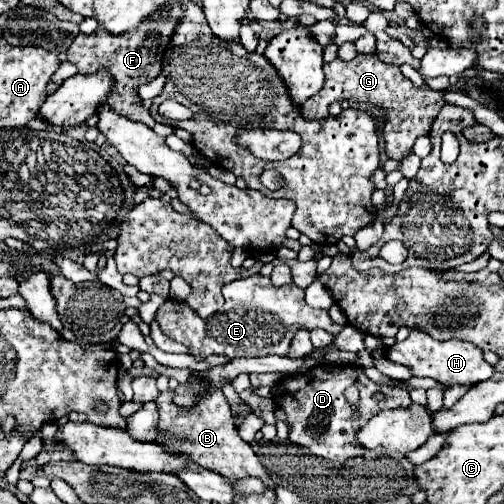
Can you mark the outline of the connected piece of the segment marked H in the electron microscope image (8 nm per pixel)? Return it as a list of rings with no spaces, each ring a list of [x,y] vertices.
[[[421,330],[411,332],[409,338],[403,342],[395,342],[393,350],[389,346],[385,350],[385,358],[393,360],[395,364],[407,366],[413,376],[433,378],[445,386],[455,386],[455,384],[473,386],[473,384],[489,380],[493,376],[493,366],[483,360],[483,352],[477,346],[473,346],[471,342],[461,342],[457,338],[441,342],[441,340],[435,340]]]

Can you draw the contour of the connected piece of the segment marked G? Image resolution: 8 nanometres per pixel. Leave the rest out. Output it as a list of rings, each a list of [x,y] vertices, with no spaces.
[[[357,54],[349,62],[335,58],[333,62],[325,64],[323,70],[325,70],[325,84],[313,98],[309,98],[301,106],[301,116],[305,120],[327,118],[329,104],[341,102],[341,100],[373,104],[373,106],[385,110],[385,122],[381,128],[383,136],[385,136],[385,152],[387,152],[387,158],[393,158],[397,162],[401,162],[405,156],[411,154],[413,142],[419,136],[429,134],[435,116],[447,104],[445,92],[437,92],[437,90],[431,90],[425,86],[415,86],[411,80],[407,80],[401,74],[399,66],[381,62],[377,58],[377,54]]]

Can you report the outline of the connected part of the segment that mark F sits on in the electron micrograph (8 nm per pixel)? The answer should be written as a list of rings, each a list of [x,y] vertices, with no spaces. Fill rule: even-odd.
[[[177,2],[169,4],[169,10],[161,10],[161,14],[153,14],[137,26],[137,30],[129,30],[129,34],[109,34],[103,26],[97,26],[93,34],[79,34],[67,50],[69,62],[77,66],[79,74],[95,74],[95,70],[109,70],[113,74],[113,90],[109,92],[107,104],[119,114],[139,120],[147,126],[155,126],[151,112],[143,108],[141,98],[137,94],[137,86],[153,82],[161,74],[161,58],[169,46],[169,38],[173,38],[173,30],[177,26],[177,18],[181,18],[181,6]]]

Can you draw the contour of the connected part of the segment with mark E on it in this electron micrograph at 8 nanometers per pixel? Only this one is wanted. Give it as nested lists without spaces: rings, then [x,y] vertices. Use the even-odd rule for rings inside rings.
[[[249,276],[225,284],[225,306],[211,318],[199,318],[185,302],[167,300],[157,310],[157,320],[169,338],[185,344],[189,354],[197,360],[219,354],[227,358],[255,358],[255,356],[285,356],[297,330],[323,328],[339,334],[341,328],[329,318],[327,310],[317,310],[305,304],[303,290],[295,284],[273,286],[267,276]]]

